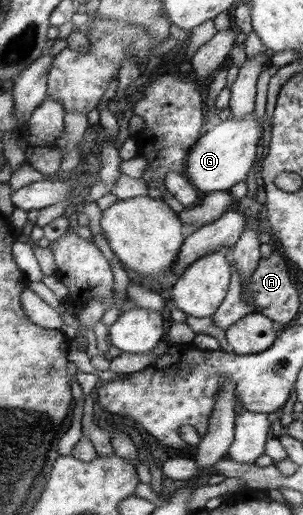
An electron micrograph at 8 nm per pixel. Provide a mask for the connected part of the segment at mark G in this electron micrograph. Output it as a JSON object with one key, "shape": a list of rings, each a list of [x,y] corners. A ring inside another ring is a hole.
{"shape":[[[253,111],[243,119],[233,119],[229,116],[226,120],[221,120],[211,130],[204,130],[190,147],[184,163],[185,178],[200,194],[228,191],[235,186],[235,183],[247,177],[247,172],[253,165],[257,153],[260,134]]]}

